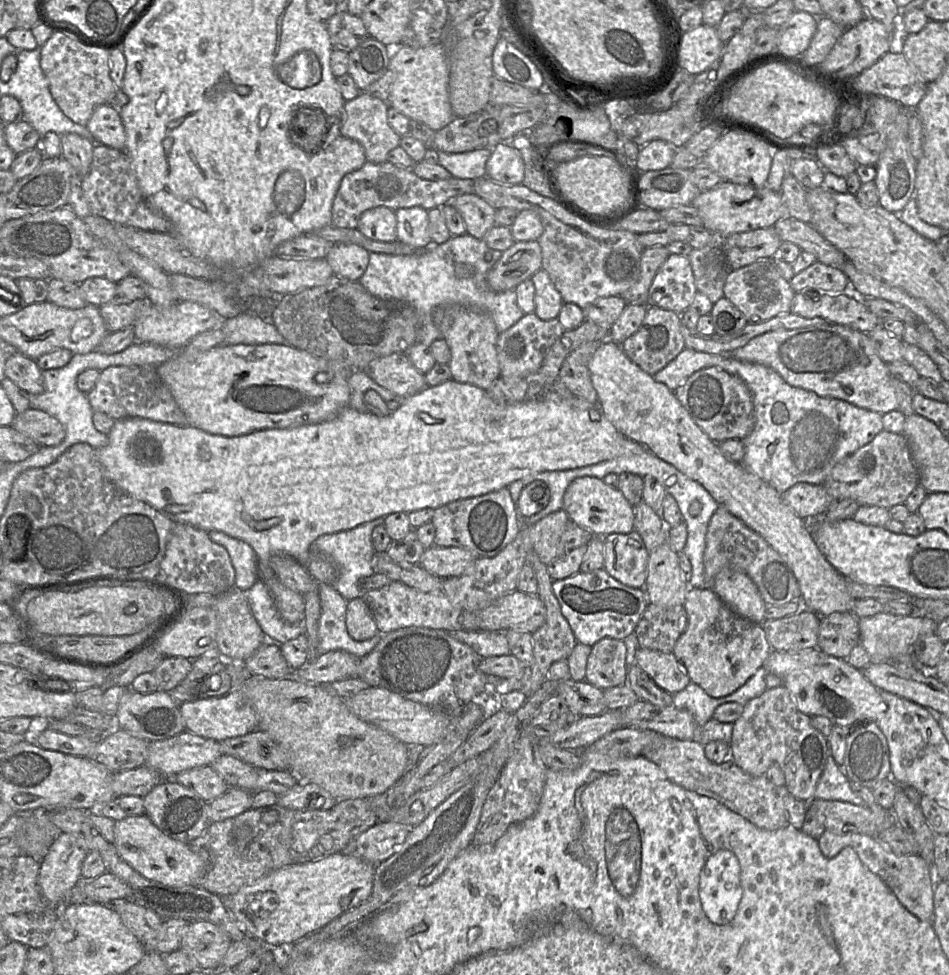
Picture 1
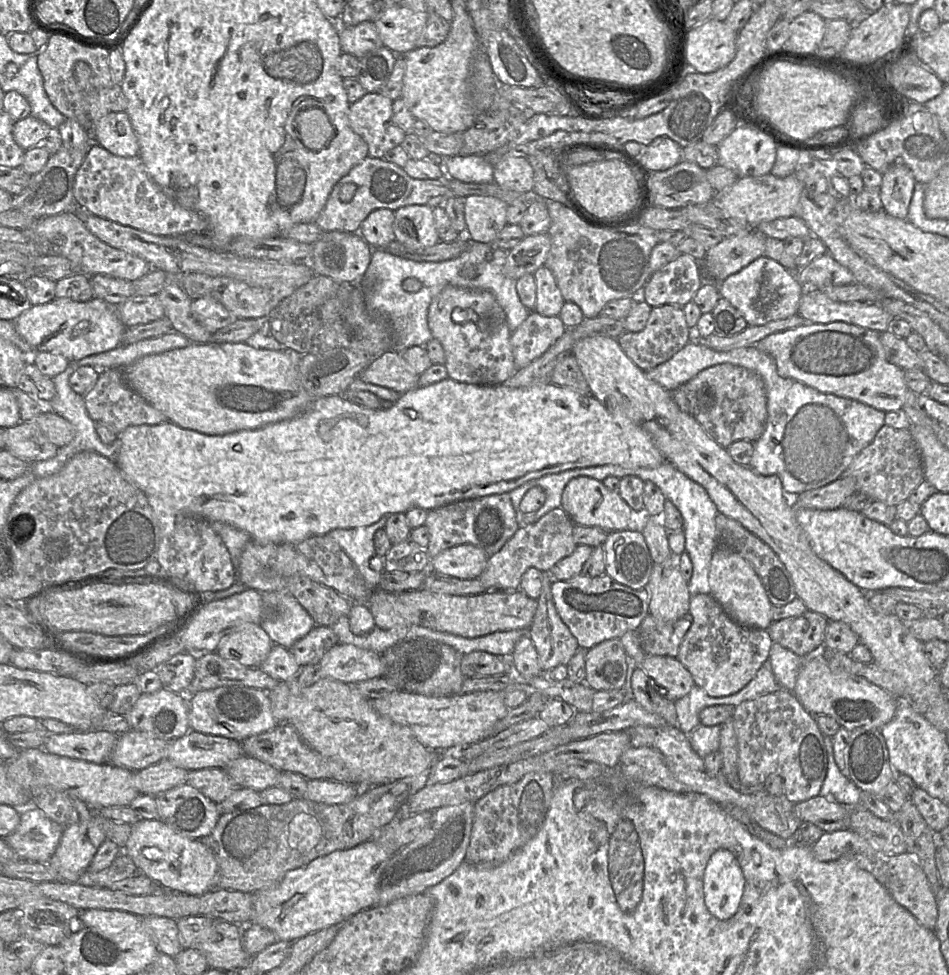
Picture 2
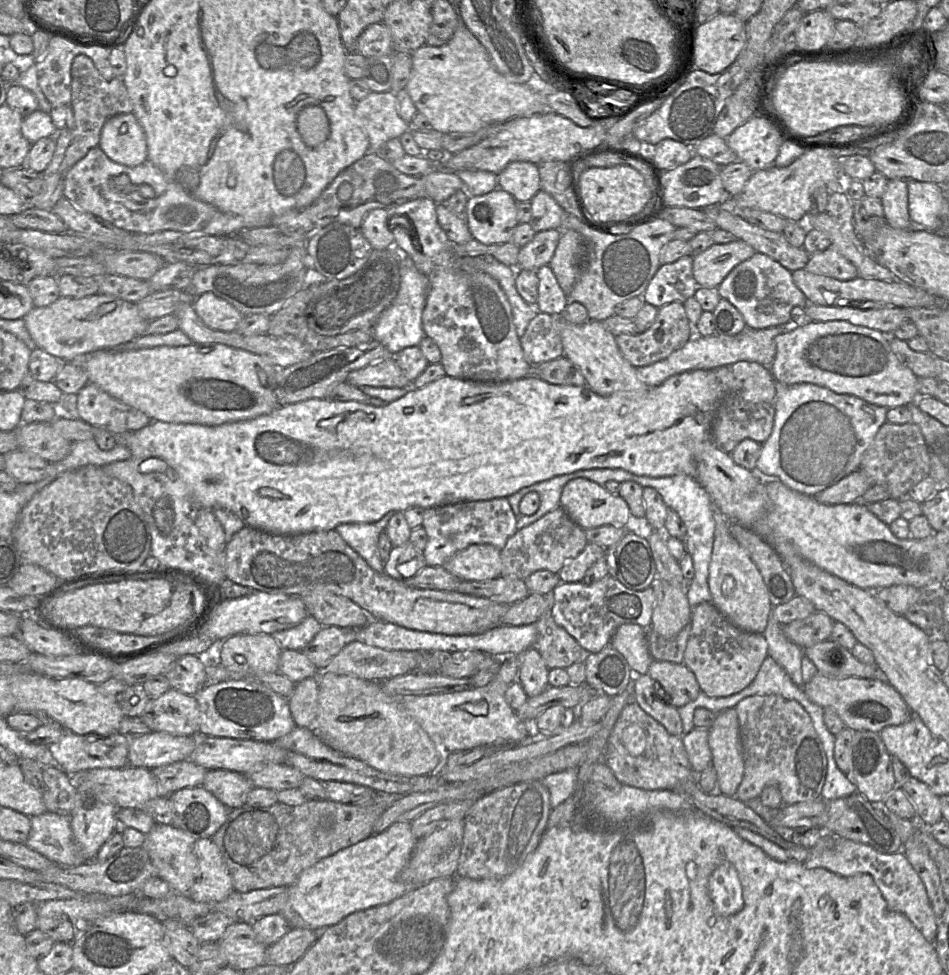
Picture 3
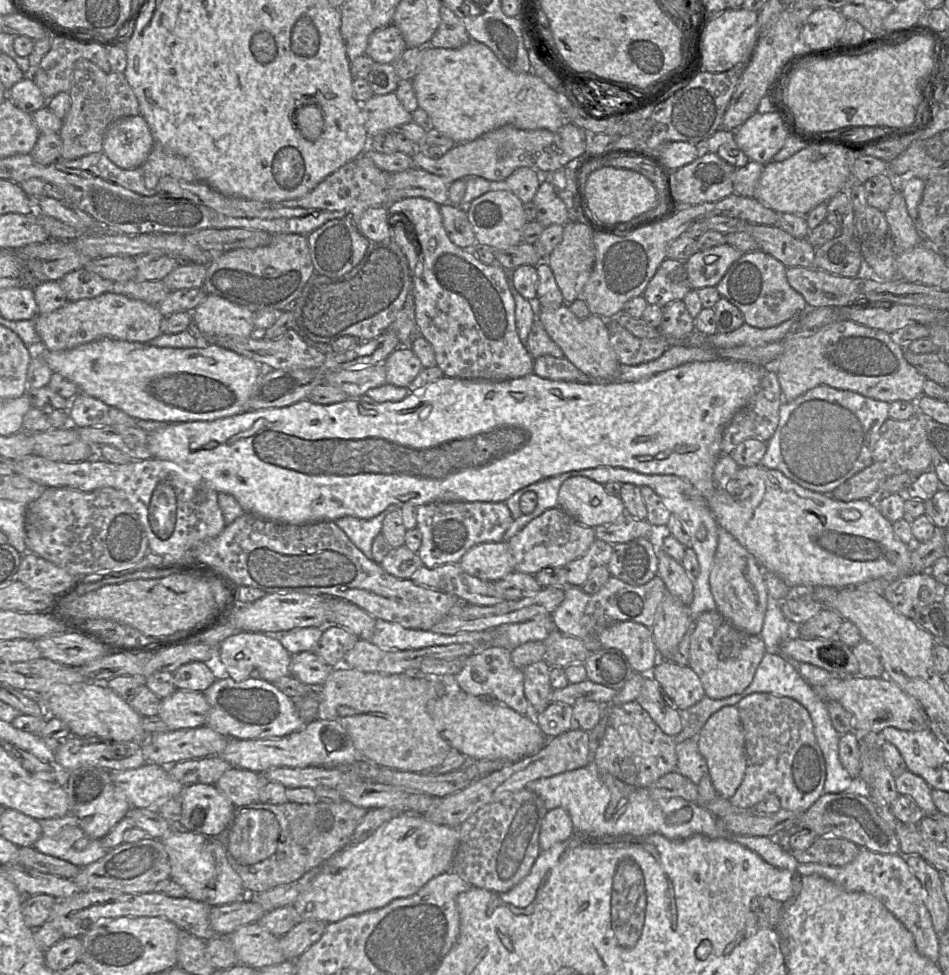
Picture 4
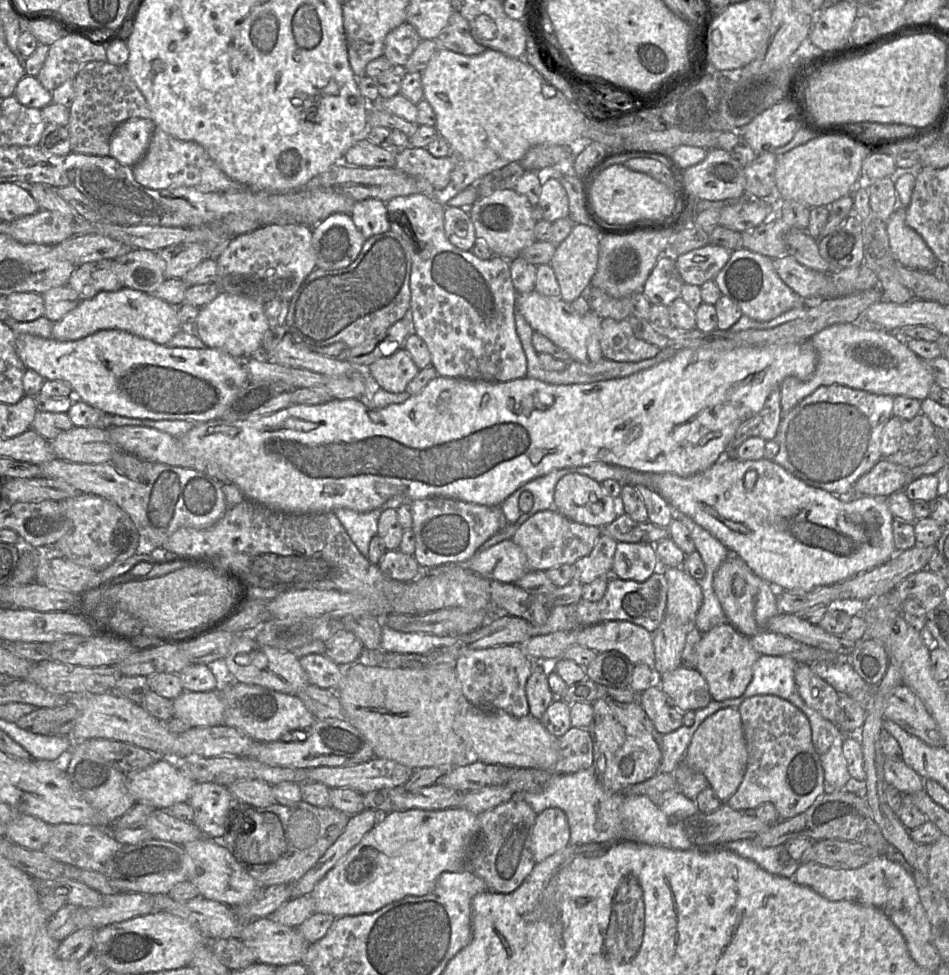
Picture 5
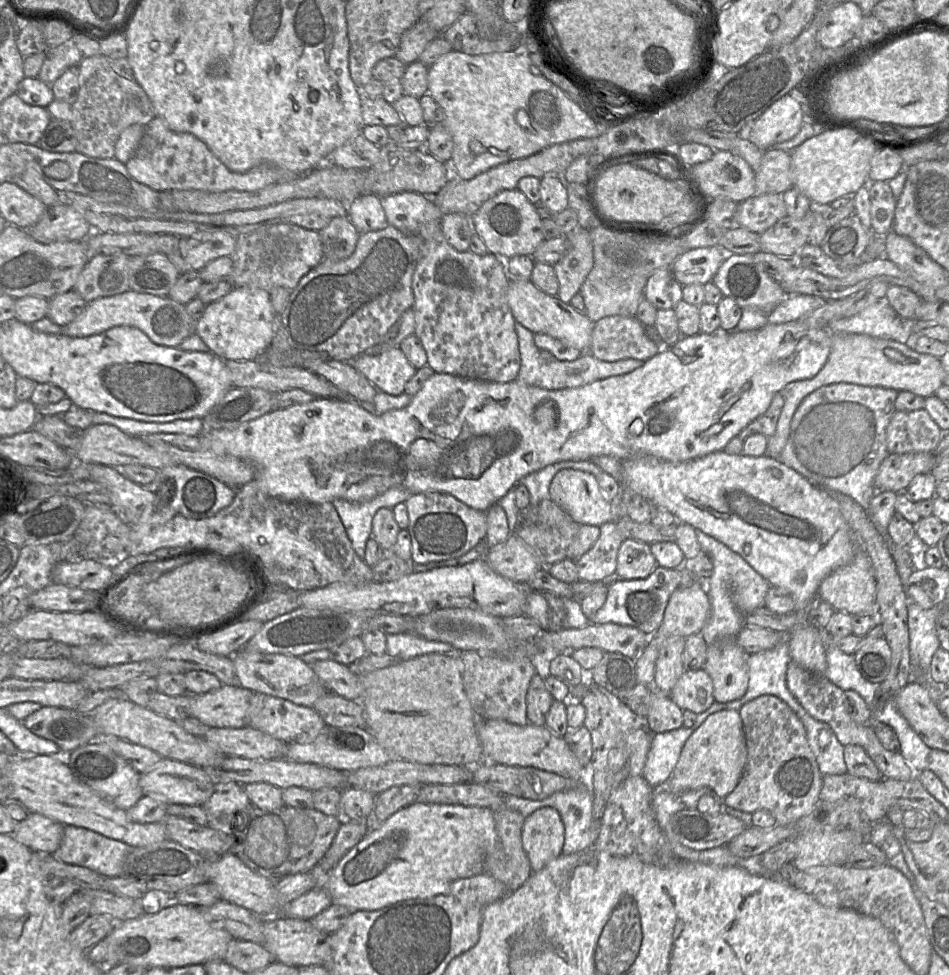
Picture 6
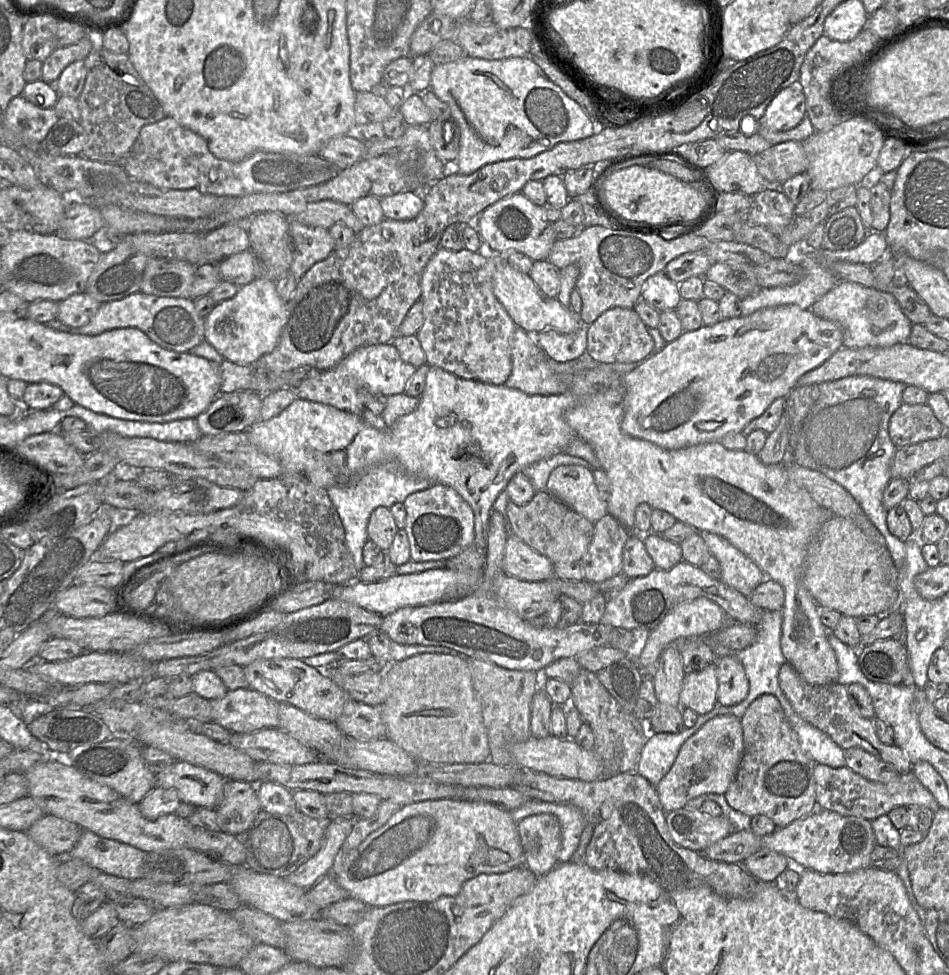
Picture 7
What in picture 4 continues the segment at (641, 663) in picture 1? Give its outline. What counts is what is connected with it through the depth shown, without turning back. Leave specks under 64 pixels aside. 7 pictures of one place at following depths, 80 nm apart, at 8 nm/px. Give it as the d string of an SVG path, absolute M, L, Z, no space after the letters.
M659 660L649 675L659 683L662 693L665 692L678 710L687 709L706 696L699 676L689 666L681 666L671 661Z

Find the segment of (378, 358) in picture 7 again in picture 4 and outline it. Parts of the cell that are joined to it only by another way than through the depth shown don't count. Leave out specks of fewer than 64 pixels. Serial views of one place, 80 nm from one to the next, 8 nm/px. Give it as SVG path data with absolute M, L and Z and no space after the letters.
M399 346L383 362L386 383L408 387L424 368L410 346Z

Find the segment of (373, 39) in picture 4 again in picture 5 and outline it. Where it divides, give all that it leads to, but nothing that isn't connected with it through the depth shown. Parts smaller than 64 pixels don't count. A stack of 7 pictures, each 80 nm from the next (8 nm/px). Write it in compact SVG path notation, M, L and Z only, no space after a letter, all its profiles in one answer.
M405 22L387 34L383 56L393 66L404 66L420 42L421 38L415 28Z

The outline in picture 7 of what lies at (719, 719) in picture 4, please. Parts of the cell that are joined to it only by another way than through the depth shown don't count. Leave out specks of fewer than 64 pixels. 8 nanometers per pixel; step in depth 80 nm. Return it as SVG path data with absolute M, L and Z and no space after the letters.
M725 714L707 721L682 745L670 771L655 786L666 814L684 808L689 800L704 794L724 795L736 775L743 752L741 719Z

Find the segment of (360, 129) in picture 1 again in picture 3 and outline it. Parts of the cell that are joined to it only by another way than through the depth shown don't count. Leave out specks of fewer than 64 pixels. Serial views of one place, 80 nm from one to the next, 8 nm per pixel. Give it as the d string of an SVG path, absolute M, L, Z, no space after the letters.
M391 91L370 92L356 102L355 116L366 132L370 151L376 152L385 142L400 138L409 130L410 122L398 114L396 94Z

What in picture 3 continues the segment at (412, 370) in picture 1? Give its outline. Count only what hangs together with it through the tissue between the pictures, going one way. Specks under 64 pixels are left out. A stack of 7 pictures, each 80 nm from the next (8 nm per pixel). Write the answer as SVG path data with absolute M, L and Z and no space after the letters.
M387 355L370 365L348 374L346 383L355 387L409 388L411 382L396 363L394 355Z

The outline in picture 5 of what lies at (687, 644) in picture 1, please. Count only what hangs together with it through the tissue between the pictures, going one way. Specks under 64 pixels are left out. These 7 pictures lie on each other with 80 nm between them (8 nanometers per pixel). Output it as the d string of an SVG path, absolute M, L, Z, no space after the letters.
M723 623L702 633L696 646L697 667L707 681L715 701L740 697L752 679L753 665L760 656L750 642L750 637L739 632L730 623Z

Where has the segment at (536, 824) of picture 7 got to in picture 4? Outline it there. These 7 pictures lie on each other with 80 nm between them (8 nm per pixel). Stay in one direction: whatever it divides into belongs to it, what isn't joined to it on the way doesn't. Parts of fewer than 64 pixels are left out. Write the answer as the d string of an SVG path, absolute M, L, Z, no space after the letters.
M563 808L549 810L541 823L539 846L541 851L567 840L574 832L572 820Z

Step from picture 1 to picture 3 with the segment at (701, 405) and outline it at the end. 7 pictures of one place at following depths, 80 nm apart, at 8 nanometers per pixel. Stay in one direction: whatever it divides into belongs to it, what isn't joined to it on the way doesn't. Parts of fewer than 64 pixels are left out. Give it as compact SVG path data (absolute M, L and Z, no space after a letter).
M740 361L713 370L722 389L722 400L711 429L715 445L731 453L744 439L763 444L772 432L775 416L776 381L770 368L756 362Z

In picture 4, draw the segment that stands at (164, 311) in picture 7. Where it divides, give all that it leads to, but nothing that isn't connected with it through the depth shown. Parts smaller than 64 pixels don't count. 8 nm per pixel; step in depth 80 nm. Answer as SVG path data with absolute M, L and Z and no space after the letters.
M106 292L95 298L68 302L49 314L38 314L34 321L42 346L56 352L102 338L148 343L162 334L161 324L164 318L156 306L115 292Z

